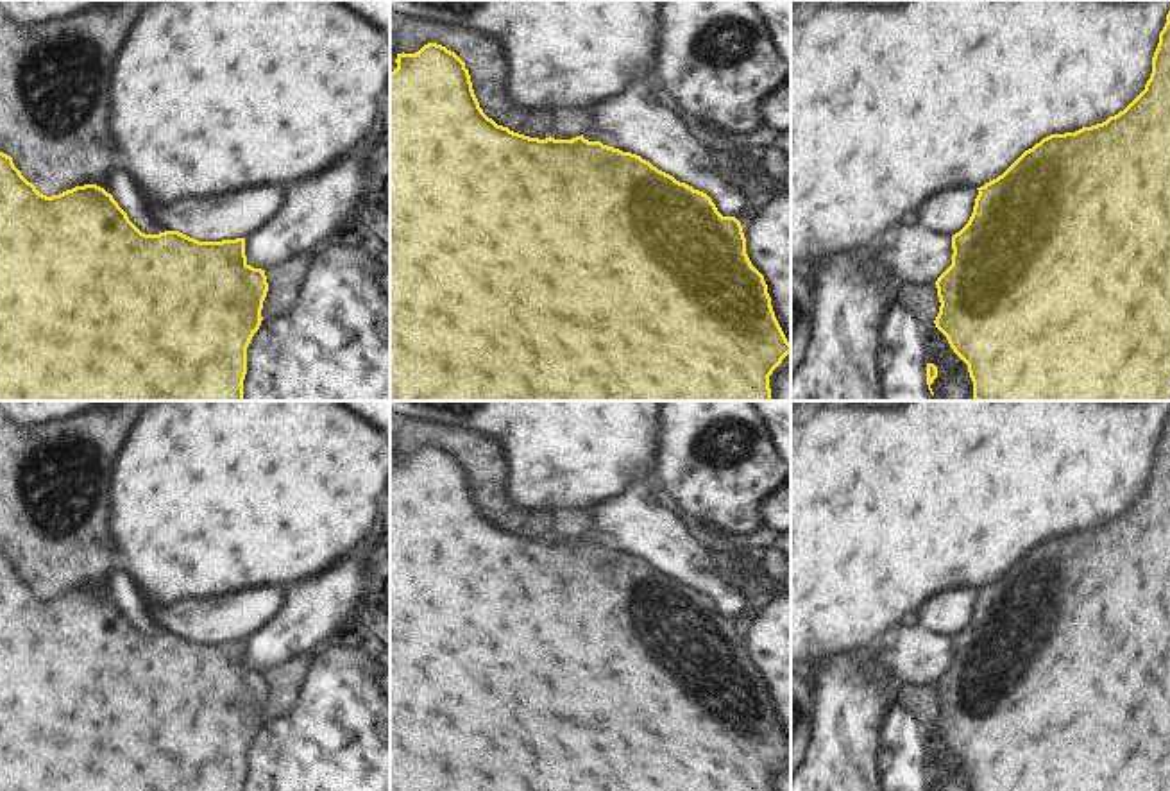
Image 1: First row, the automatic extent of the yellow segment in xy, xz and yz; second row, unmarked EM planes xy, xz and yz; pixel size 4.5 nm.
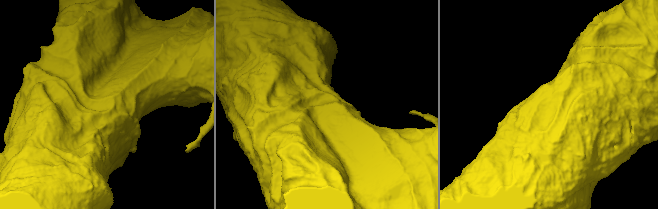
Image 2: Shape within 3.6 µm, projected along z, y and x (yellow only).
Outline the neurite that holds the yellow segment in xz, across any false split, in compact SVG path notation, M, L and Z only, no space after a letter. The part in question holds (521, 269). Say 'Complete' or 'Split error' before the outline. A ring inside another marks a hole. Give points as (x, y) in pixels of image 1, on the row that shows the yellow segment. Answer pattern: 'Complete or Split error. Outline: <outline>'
Complete. Outline: M428 43L415 54L397 54L395 63L397 68L390 72L390 401L771 401L769 376L791 353L791 344L775 317L764 276L746 254L746 238L735 217L723 217L707 193L637 154L589 141L583 134L538 140L497 125L479 107L465 63L442 45Z

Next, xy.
Complete. Outline: M0 152L0 401L243 401L247 347L261 326L265 270L247 263L245 238L199 242L179 231L141 233L111 193L84 184L47 197Z

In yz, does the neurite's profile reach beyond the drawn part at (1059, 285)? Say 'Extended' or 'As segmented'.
As segmented

